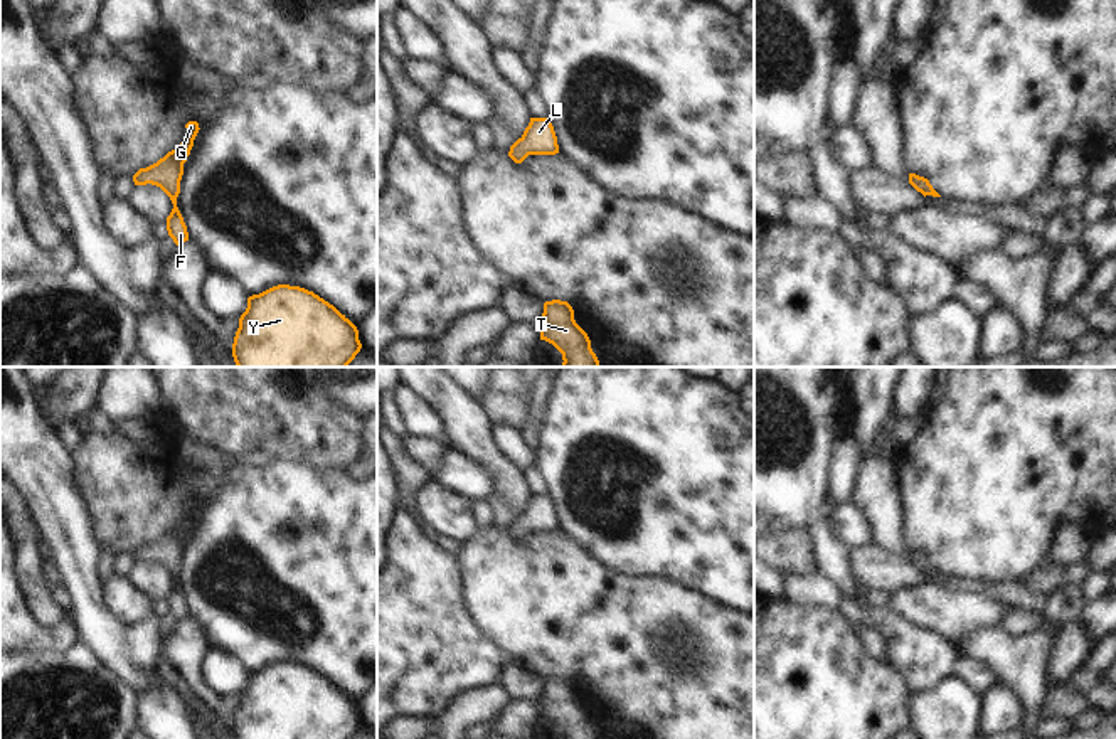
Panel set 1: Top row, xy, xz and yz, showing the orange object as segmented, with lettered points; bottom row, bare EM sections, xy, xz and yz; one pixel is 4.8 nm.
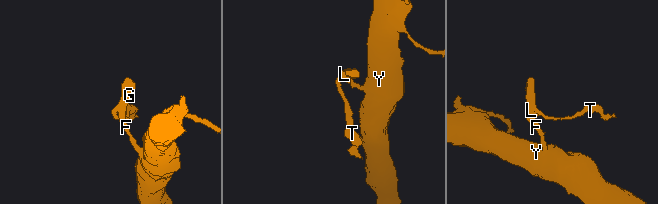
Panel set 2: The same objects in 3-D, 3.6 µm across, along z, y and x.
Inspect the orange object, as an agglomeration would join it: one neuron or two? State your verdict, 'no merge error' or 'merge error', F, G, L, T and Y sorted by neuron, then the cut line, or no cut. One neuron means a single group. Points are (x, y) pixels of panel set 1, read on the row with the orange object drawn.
no merge error; groups F G L T Y; cut none

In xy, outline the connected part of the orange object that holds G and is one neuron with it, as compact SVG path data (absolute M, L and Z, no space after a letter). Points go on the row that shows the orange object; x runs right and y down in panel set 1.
M189 121L185 128L187 128L187 135L175 150L168 152L157 163L146 168L140 168L133 175L135 185L151 183L151 185L160 187L170 197L173 209L170 215L167 217L167 231L177 246L189 241L187 226L177 207L177 197L180 194L183 163L187 162L187 157L190 155L190 150L194 146L194 140L200 130L197 121Z

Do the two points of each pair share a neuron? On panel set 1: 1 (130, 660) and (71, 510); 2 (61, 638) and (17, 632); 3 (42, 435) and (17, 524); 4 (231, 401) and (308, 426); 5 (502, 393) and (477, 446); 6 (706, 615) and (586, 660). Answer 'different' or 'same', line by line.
1: same
2: same
3: different
4: same
5: different
6: same

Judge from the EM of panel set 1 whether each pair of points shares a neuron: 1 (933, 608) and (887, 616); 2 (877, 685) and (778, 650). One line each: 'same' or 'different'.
1: different
2: same

